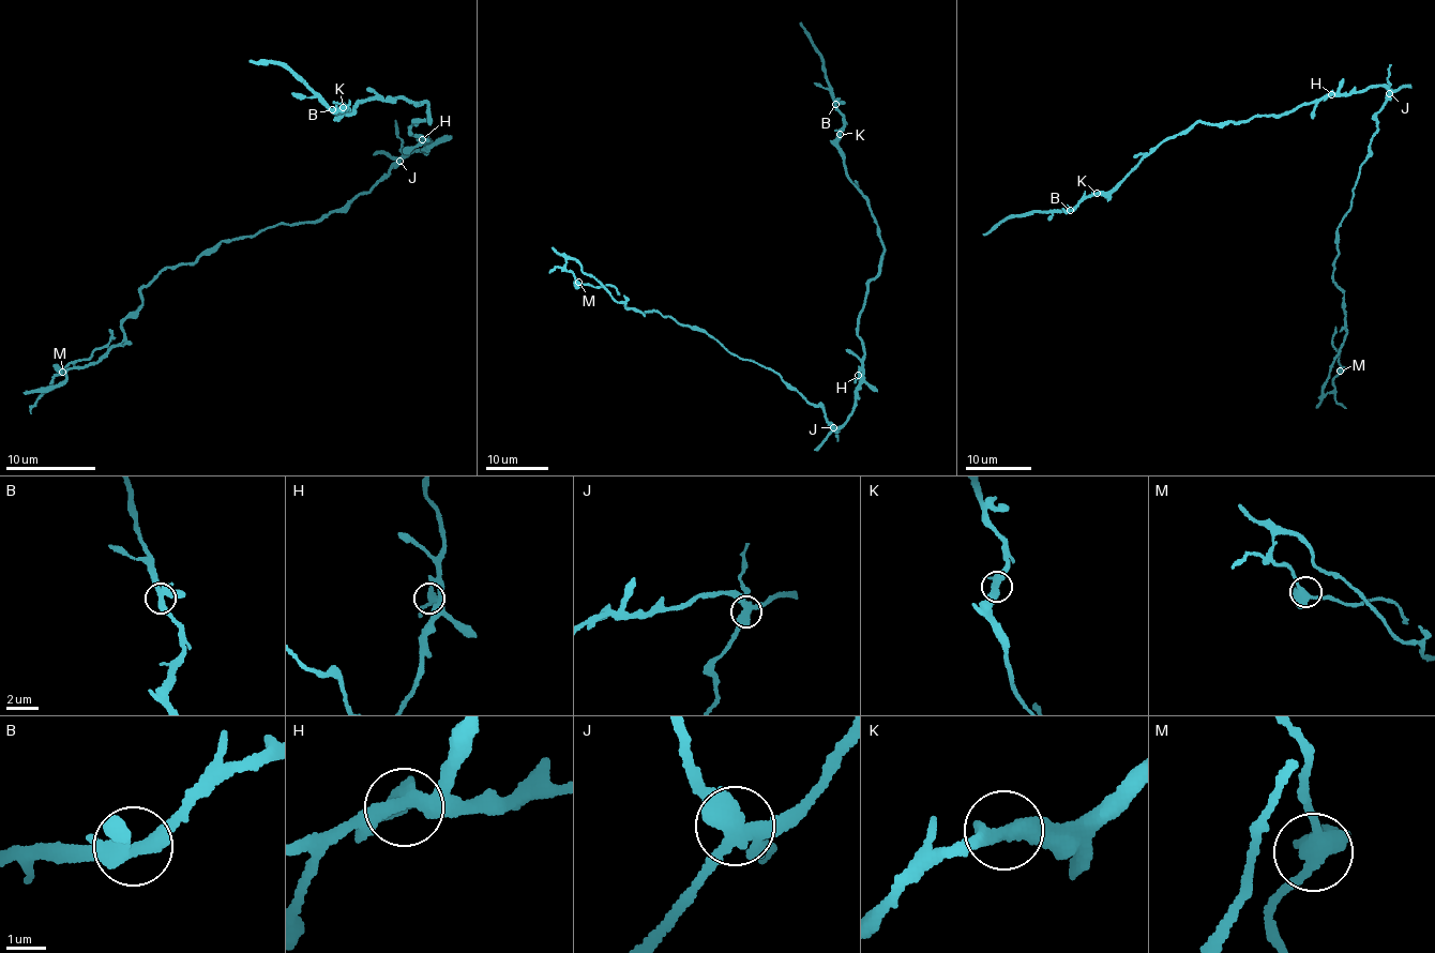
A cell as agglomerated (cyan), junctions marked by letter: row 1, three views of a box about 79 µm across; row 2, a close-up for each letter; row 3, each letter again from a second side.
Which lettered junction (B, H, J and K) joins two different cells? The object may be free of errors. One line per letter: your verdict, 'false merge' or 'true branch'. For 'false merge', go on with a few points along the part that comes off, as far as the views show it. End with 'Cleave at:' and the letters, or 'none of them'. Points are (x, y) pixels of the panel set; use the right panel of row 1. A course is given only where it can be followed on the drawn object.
B: true branch
H: true branch
J: false merge; course (1389, 92), (1338, 229), (1333, 267), (1347, 332), (1323, 389), (1326, 393), (1334, 389), (1340, 366), (1334, 327)
K: true branch
Cleave at: J

